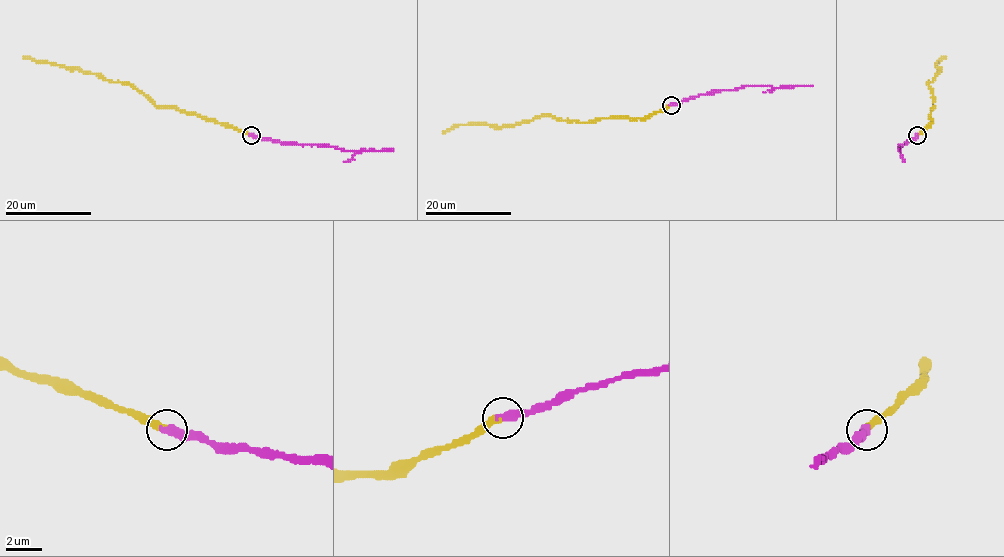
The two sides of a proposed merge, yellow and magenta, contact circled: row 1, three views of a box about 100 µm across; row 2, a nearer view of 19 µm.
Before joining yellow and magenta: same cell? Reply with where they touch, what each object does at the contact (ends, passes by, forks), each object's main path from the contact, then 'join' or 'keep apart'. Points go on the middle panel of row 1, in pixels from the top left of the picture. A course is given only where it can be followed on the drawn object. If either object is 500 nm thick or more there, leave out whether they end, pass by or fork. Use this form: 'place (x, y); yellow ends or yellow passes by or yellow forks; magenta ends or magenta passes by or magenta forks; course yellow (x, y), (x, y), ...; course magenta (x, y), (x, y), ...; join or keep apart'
place (671, 105); course yellow (671, 104), (643, 117), (600, 117), (579, 123), (546, 115), (514, 125), (455, 125), (442, 131); course magenta (671, 104), (744, 86), (812, 85); join

